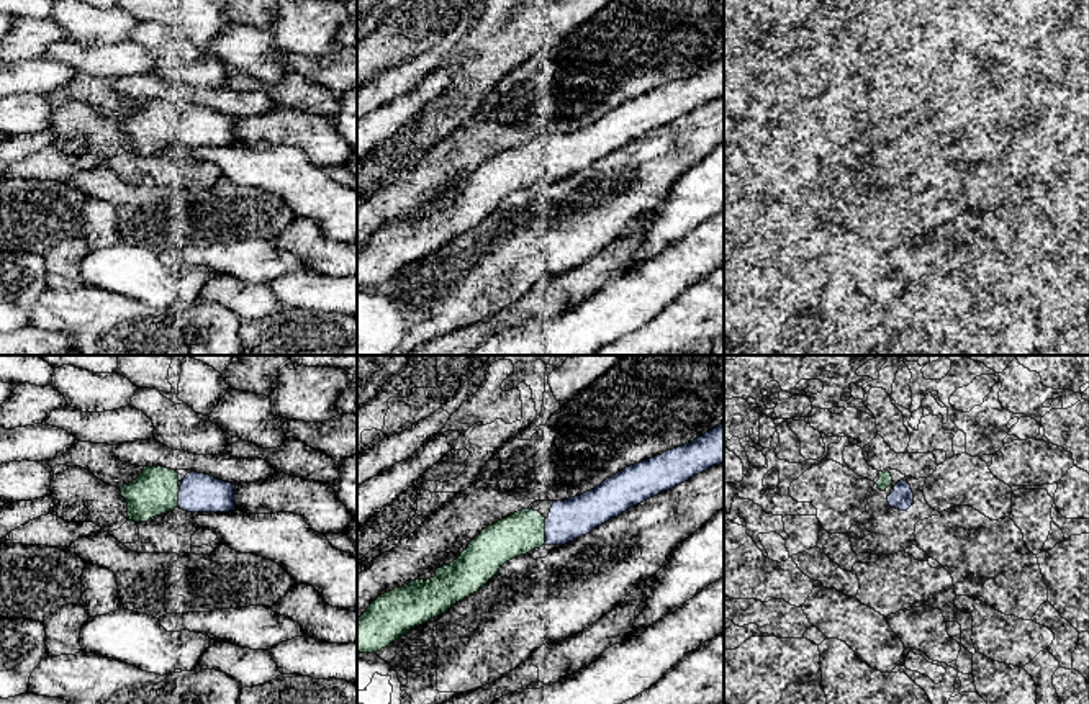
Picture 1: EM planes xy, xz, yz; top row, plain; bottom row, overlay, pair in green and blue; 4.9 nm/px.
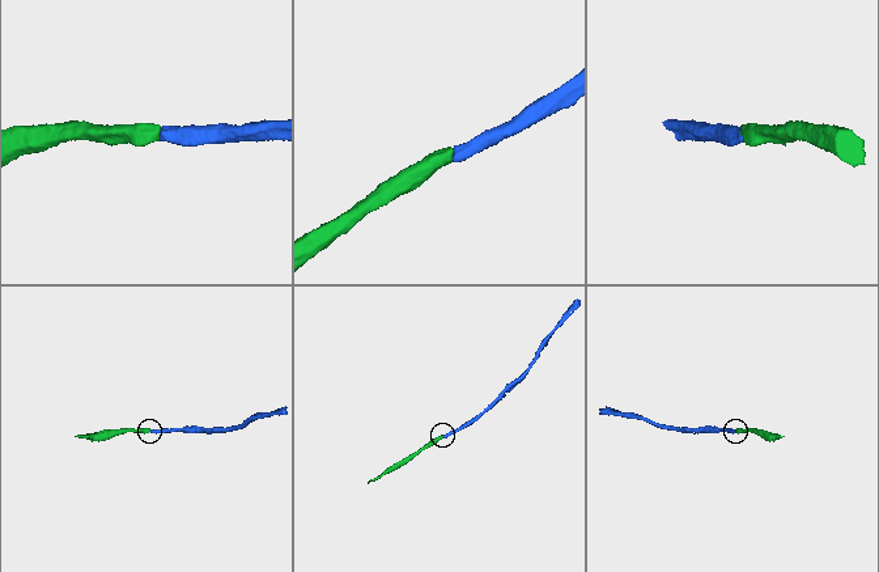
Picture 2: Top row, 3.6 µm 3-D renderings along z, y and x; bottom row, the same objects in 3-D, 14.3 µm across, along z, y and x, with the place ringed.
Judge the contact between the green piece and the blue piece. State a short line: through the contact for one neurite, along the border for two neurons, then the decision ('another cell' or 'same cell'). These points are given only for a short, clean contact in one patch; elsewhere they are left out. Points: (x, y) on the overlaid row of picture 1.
same cell

